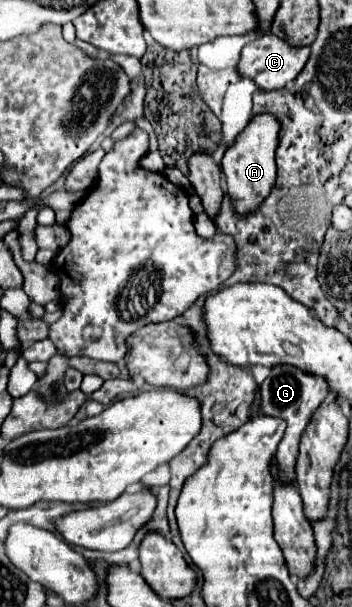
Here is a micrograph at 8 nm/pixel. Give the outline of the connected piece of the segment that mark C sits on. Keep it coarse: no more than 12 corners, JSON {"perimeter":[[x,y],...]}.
{"perimeter":[[273,34],[241,50],[237,72],[259,90],[285,88],[309,48]]}

